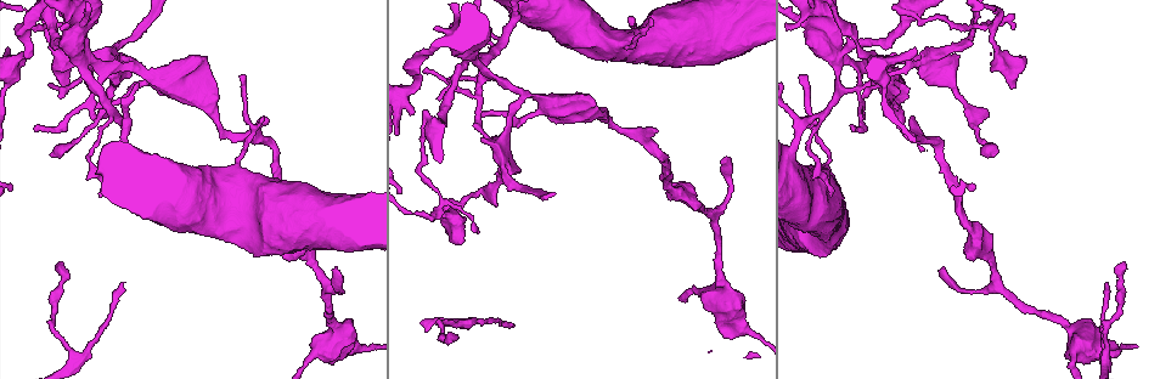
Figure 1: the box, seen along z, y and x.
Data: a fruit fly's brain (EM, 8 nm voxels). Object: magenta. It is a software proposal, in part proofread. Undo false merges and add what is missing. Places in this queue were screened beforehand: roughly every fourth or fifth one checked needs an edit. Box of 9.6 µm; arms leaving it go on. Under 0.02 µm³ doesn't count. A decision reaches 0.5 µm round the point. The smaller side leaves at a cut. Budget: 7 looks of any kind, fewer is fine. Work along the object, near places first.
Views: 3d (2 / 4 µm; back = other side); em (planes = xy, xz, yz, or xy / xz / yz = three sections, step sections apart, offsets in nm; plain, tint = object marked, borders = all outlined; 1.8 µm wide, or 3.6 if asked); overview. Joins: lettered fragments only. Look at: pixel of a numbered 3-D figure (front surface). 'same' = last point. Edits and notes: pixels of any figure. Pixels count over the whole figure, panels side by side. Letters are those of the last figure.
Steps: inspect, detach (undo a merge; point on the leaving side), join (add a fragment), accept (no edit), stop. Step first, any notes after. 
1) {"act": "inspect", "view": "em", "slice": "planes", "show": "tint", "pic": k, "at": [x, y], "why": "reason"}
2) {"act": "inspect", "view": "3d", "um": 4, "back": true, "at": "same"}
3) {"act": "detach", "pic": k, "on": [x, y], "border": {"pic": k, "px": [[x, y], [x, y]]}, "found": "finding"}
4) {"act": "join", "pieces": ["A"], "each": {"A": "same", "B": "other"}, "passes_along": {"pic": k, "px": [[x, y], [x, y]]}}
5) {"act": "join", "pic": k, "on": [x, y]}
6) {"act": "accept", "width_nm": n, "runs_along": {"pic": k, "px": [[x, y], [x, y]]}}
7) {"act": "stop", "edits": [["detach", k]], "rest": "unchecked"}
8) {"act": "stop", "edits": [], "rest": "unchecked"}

{"act": "inspect", "view": "3d", "um": 4, "pic": 1, "at": [238, 161], "why": "thick turns thin"}

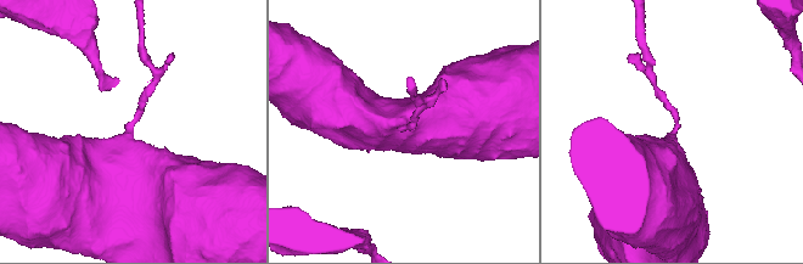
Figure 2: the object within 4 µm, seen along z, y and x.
{"act": "inspect", "view": "em", "slice": "xy", "step": 8, "show": "tint", "pic": 2, "at": [677, 126], "why": "need the tissue"}

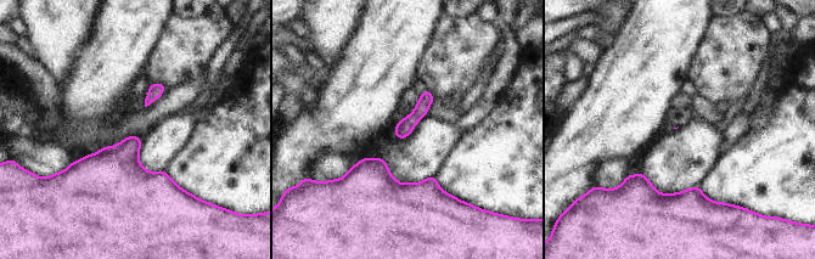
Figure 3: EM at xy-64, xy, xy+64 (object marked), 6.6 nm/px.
{"act": "inspect", "view": "em", "slice": "planes", "show": "borders", "at": "same"}

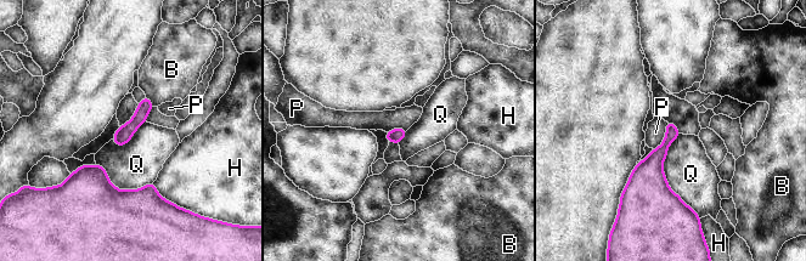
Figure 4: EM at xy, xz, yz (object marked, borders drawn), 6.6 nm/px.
{"act": "accept", "each": {"B": "other", "H": "other", "P": "other", "Q": "other"}, "border": {"pic": 4, "px": [[680, 134], [663, 171], [698, 214]]}, "found": "continuous, no second cell"}

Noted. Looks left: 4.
{"act": "inspect", "view": "3d", "um": 2, "pic": 1, "at": [205, 60], "why": "stops while still wide"}

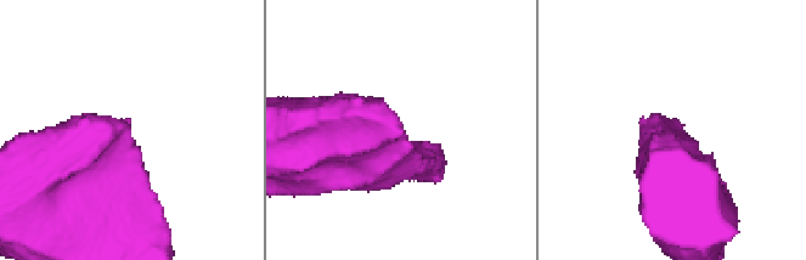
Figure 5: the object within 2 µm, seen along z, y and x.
{"act": "inspect", "view": "em", "slice": "yz", "step": 4, "show": "tint", "pic": 5, "at": [657, 124]}

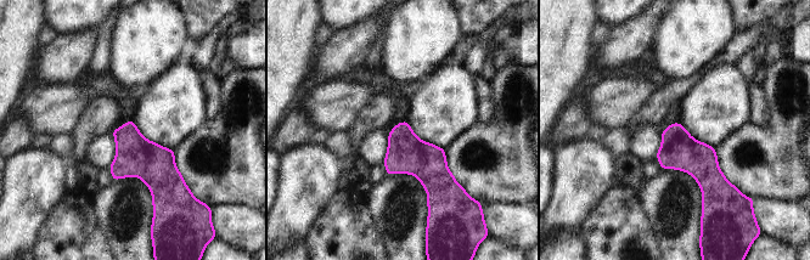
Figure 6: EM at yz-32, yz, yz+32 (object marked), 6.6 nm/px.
{"act": "inspect", "view": "em", "slice": "planes", "show": "borders", "at": "same", "why": "cut it another way"}

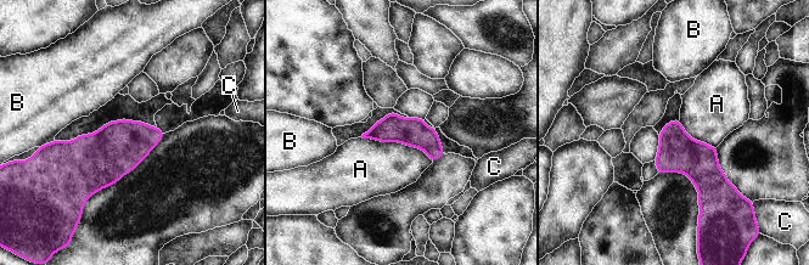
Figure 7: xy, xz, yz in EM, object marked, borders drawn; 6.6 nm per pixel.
{"act": "accept", "each": {"A": "other", "B": "other", "C": "other"}, "border": {"pic": 7, "px": [[361, 136], [421, 148], [432, 162]]}, "found": "no lettered fragment goes on from it"}

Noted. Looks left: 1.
{"act": "stop", "edits": [], "rest": "unchecked"}

